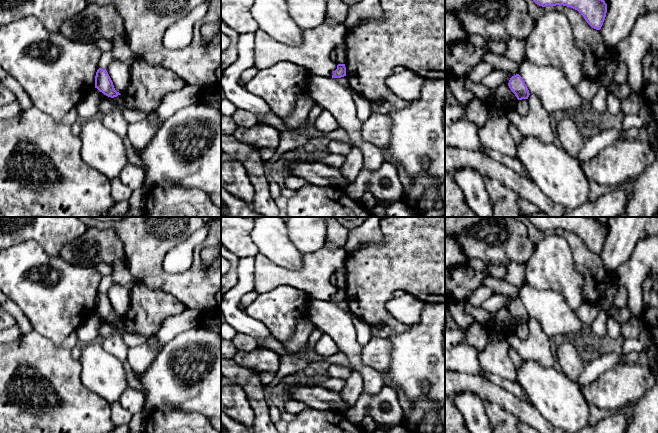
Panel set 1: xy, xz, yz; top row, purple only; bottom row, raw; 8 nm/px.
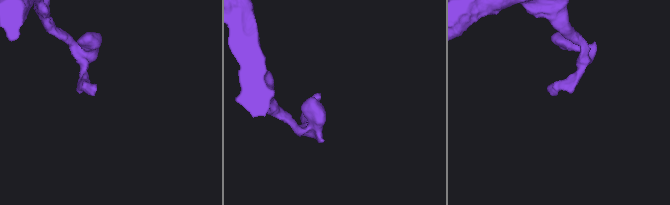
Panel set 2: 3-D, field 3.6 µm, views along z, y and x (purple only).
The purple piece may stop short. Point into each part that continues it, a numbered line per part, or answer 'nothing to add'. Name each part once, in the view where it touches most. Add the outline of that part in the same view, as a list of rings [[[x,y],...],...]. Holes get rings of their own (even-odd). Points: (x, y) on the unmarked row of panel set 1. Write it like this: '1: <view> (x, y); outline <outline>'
nothing to add

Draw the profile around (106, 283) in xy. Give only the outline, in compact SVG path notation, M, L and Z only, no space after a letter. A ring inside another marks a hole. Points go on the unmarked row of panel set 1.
M102 276L100 284L99 284L99 292L106 293L113 286L113 282L111 276Z

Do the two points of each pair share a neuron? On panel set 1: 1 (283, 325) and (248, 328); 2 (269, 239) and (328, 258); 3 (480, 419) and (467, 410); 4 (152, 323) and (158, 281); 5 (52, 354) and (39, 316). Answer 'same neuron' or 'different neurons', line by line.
1: different neurons
2: different neurons
3: same neuron
4: different neurons
5: different neurons

